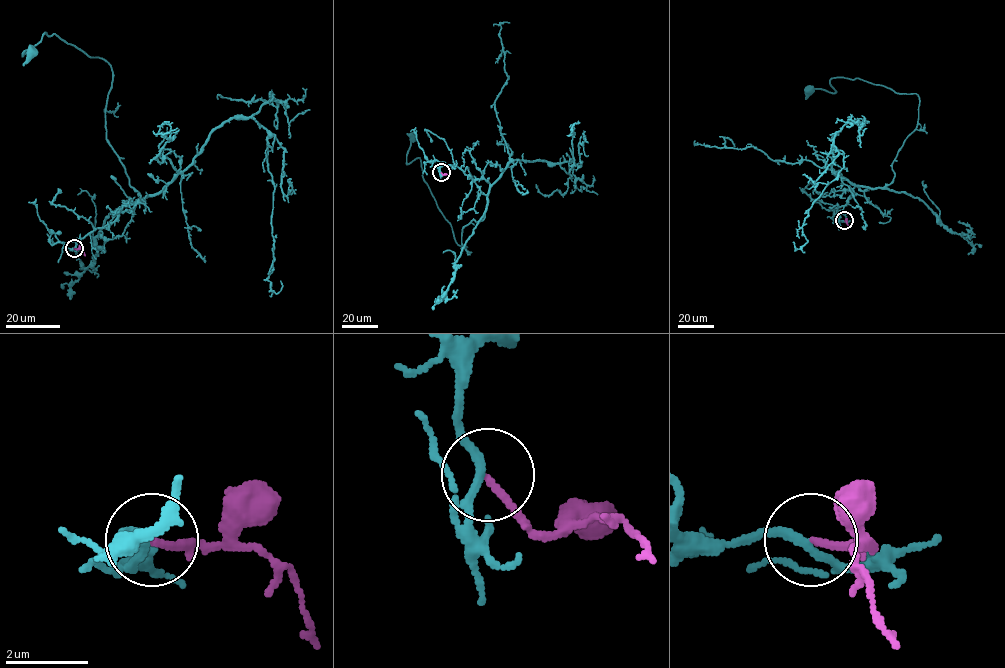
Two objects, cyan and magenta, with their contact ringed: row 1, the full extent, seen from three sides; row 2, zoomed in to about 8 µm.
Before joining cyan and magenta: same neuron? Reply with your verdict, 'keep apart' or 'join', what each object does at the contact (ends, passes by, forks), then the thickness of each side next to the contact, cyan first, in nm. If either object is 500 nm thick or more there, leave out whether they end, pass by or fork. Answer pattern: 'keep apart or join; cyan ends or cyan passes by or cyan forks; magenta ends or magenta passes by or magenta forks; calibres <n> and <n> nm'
join; cyan passes by; magenta ends; calibres 190 and 150 nm

